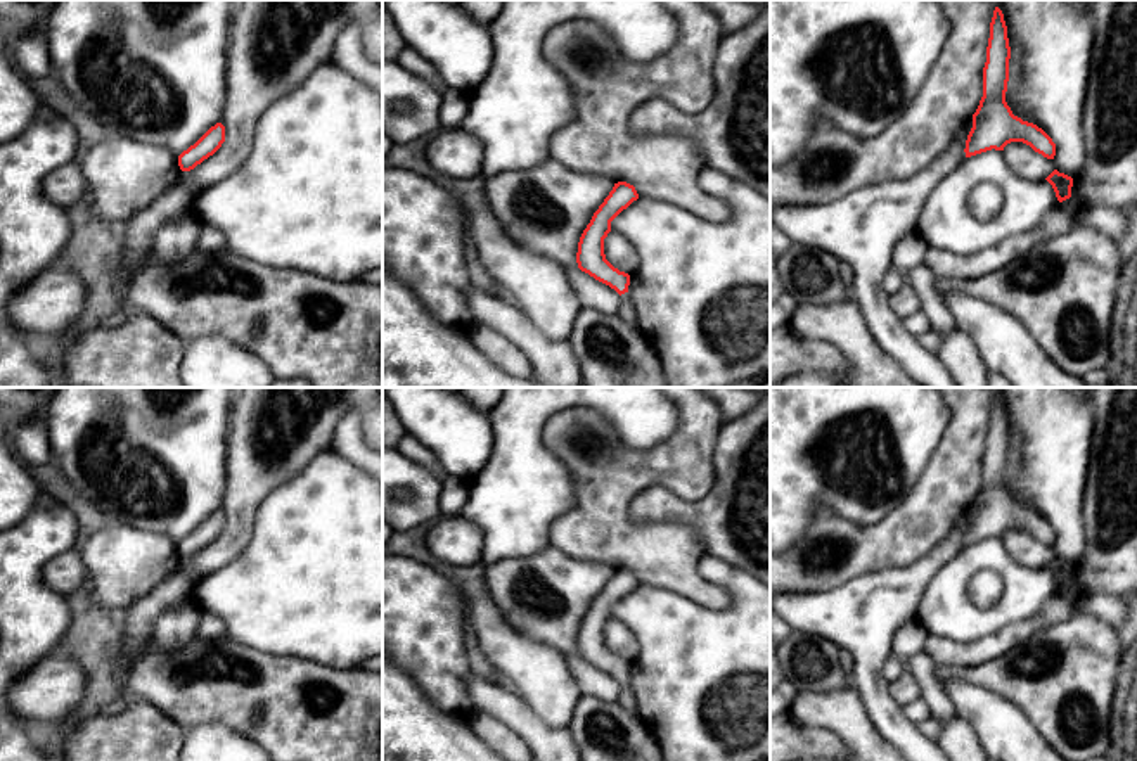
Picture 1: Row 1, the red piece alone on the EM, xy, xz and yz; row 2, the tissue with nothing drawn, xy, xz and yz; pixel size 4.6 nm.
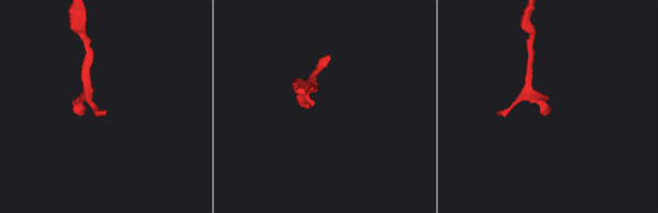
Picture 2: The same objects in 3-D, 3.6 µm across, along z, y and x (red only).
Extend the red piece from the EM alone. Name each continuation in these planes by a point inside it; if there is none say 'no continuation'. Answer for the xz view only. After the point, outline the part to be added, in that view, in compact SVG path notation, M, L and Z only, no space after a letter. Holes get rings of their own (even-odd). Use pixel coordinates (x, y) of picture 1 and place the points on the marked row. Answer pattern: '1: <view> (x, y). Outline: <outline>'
1: xz (627, 312). Outline: M628 292L621 294L621 306L616 315L621 317L632 329L639 329L637 315Z

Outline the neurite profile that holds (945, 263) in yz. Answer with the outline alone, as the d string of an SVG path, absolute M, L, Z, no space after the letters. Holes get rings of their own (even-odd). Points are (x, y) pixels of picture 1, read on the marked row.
M1070 197L1059 202L1037 228L1009 237L974 254L955 254L952 251L929 247L924 265L928 265L936 277L976 280L1014 263L1037 244L1068 233L1076 225L1075 206L1073 197Z

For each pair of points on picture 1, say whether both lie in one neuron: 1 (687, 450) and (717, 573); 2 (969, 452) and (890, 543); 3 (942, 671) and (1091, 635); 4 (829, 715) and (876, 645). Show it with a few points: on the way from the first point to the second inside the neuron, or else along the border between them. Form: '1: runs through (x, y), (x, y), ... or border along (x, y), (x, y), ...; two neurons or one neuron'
1: border along (703, 554), (698, 571), (725, 590); two neurons
2: runs through (954, 474), (947, 486), (912, 521); one neuron
3: runs through (978, 675), (1051, 675), (1054, 671); one neuron
4: border along (852, 685), (871, 722); two neurons

